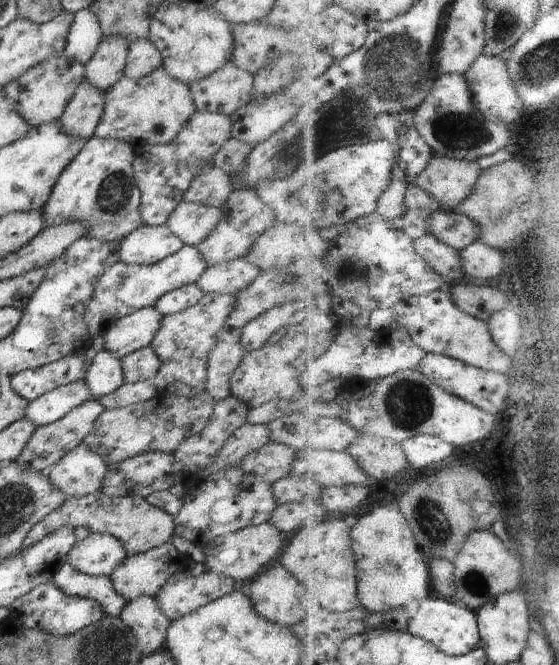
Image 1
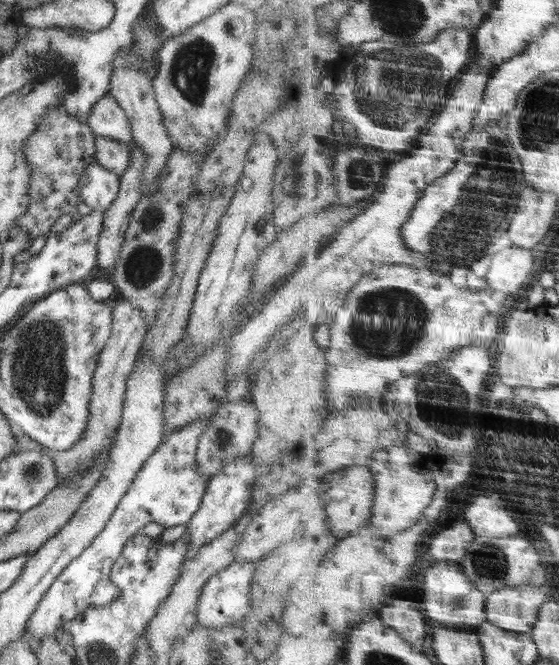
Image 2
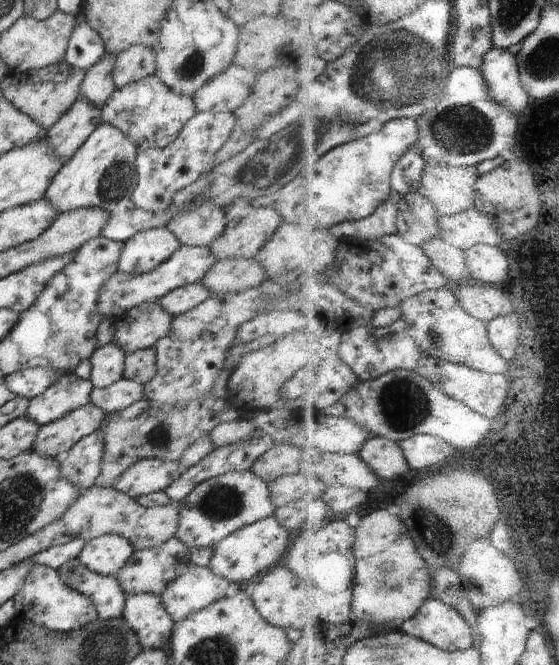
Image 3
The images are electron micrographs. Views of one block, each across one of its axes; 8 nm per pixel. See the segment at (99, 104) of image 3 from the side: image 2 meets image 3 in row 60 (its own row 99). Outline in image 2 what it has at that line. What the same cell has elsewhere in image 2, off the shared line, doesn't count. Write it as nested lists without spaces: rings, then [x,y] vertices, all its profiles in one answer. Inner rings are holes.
[[[106,93],[90,109],[87,125],[94,135],[130,144],[133,140],[131,126],[123,108],[115,98]]]

